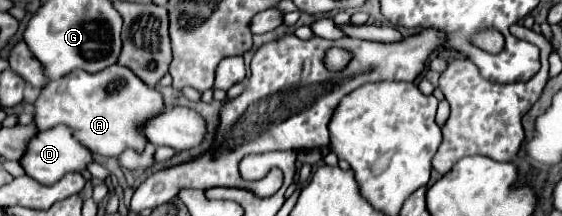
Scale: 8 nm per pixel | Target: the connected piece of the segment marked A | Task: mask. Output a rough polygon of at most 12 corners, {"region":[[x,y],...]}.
{"region":[[75,69],[35,101],[95,155],[143,153],[167,105],[131,69]]}

